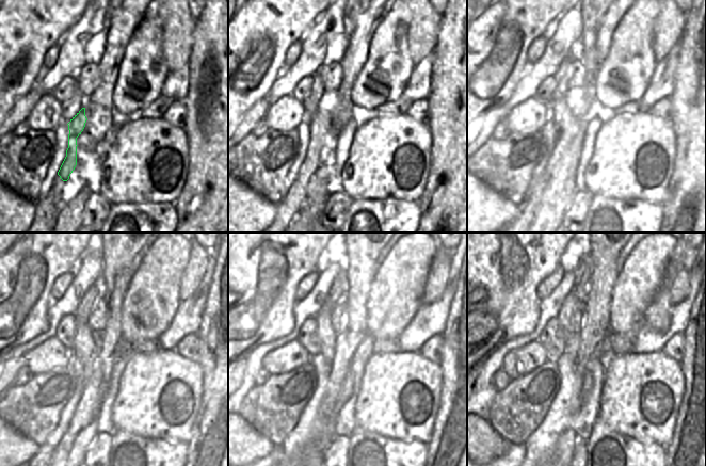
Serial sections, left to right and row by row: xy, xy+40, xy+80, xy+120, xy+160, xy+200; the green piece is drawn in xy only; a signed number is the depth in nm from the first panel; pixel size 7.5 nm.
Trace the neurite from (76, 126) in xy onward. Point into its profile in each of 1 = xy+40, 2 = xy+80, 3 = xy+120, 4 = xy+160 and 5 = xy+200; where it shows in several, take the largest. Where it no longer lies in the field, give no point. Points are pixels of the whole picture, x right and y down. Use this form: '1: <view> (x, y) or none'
1: xy+40 (323, 137)
2: xy+80 (570, 130)
3: xy+120 (84, 349)
4: xy+160 (325, 332)
5: xy+200 (564, 316)

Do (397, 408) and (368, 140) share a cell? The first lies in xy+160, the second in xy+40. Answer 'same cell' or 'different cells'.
same cell

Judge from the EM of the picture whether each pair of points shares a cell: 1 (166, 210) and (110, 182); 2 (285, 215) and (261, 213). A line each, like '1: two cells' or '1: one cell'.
1: two cells
2: two cells

